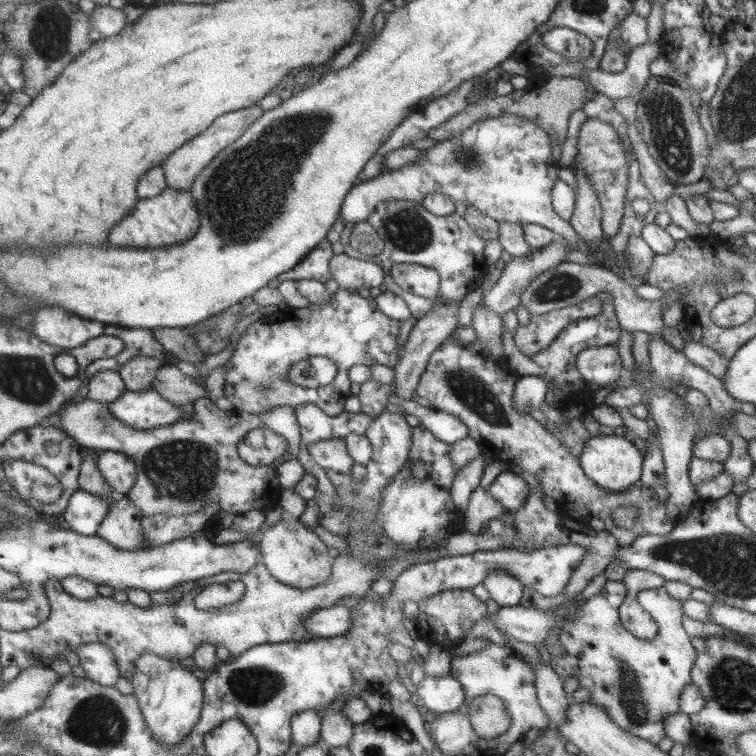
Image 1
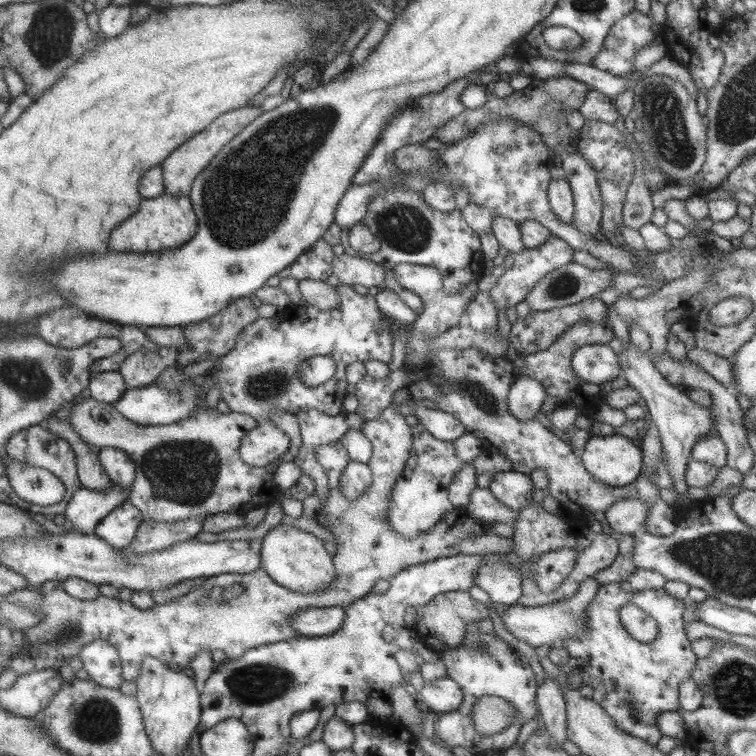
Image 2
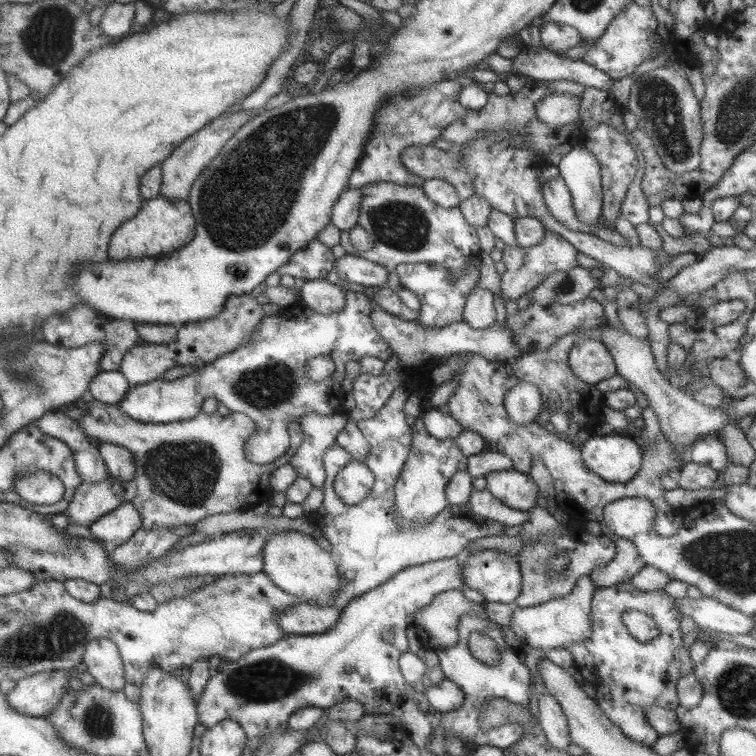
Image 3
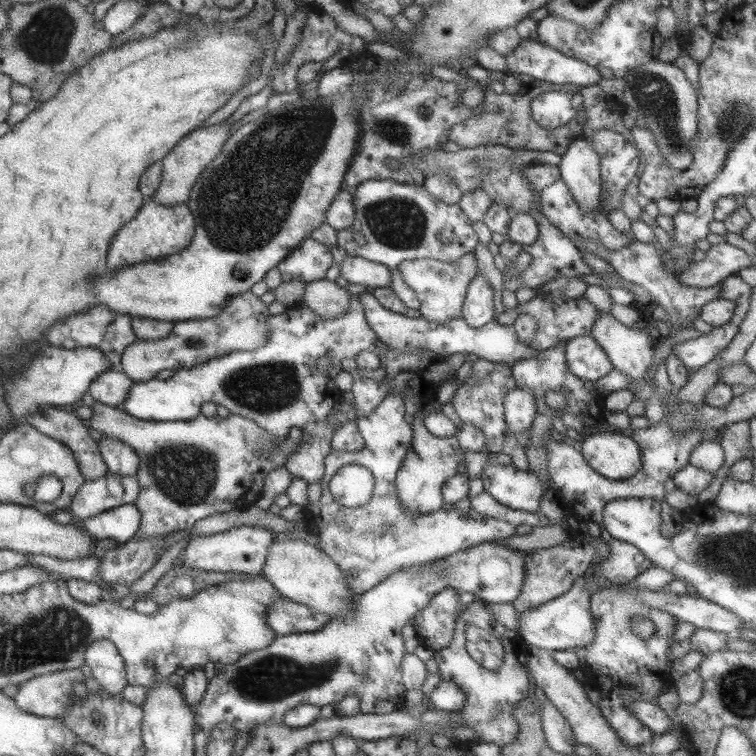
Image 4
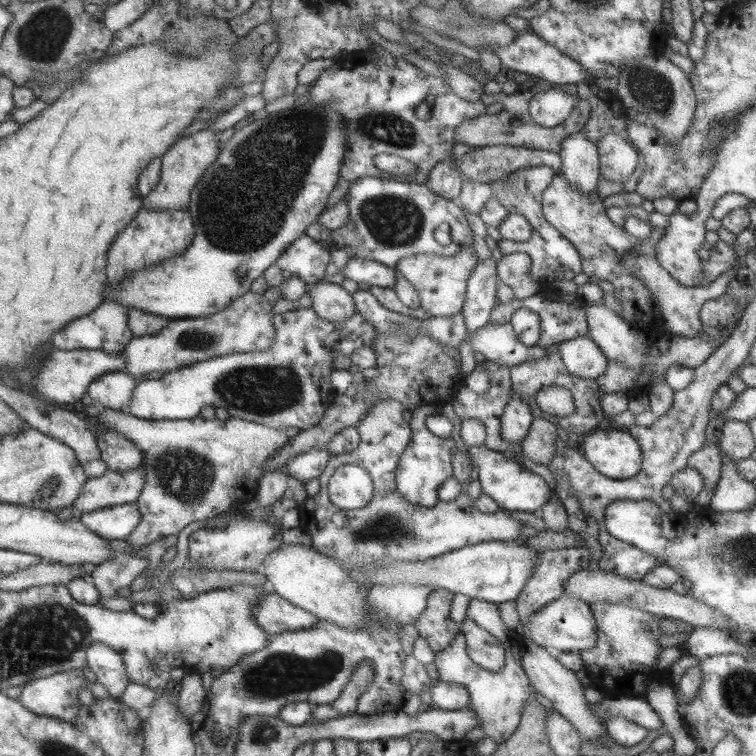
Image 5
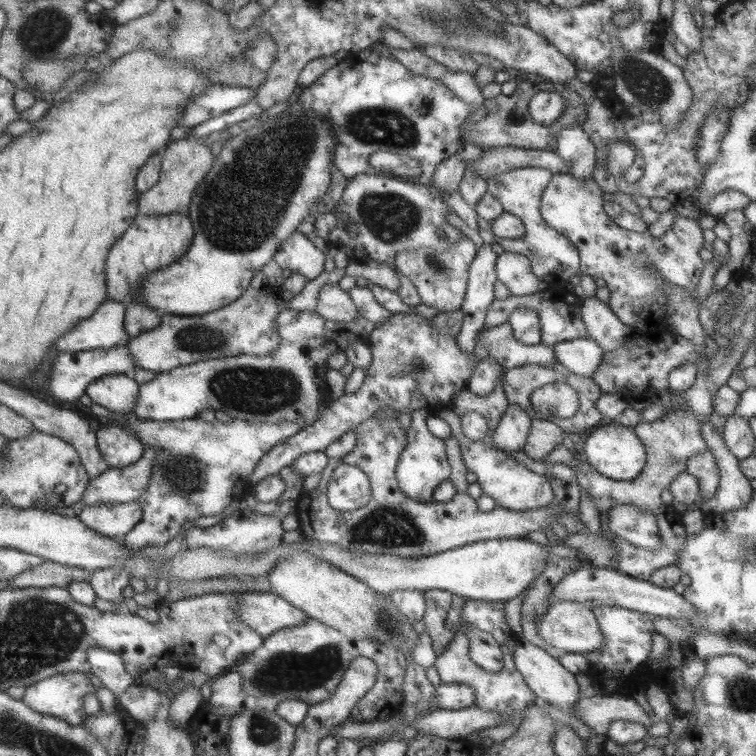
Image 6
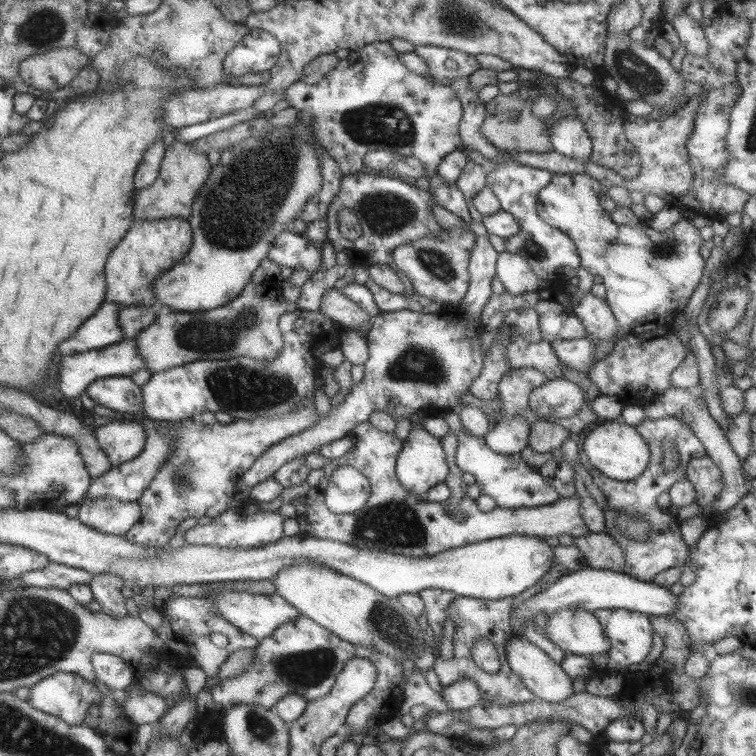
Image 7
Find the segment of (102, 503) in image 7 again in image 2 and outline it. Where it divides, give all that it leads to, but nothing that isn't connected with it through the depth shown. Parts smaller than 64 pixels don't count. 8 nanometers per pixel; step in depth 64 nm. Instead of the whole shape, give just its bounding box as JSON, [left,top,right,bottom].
[93,500,139,549]

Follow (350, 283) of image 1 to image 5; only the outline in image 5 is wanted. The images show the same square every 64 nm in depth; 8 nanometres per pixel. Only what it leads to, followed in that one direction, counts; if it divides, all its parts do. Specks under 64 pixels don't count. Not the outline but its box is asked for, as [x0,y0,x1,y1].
[341,258,396,288]

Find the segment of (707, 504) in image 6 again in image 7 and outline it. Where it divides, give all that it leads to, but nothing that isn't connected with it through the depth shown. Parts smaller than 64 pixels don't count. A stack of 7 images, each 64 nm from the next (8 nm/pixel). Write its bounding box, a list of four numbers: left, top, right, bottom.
[644,386,747,517]

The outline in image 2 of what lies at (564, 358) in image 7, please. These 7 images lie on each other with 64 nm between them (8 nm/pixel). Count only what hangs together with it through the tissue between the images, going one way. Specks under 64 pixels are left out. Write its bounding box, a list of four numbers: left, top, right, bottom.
[570,343,620,385]

